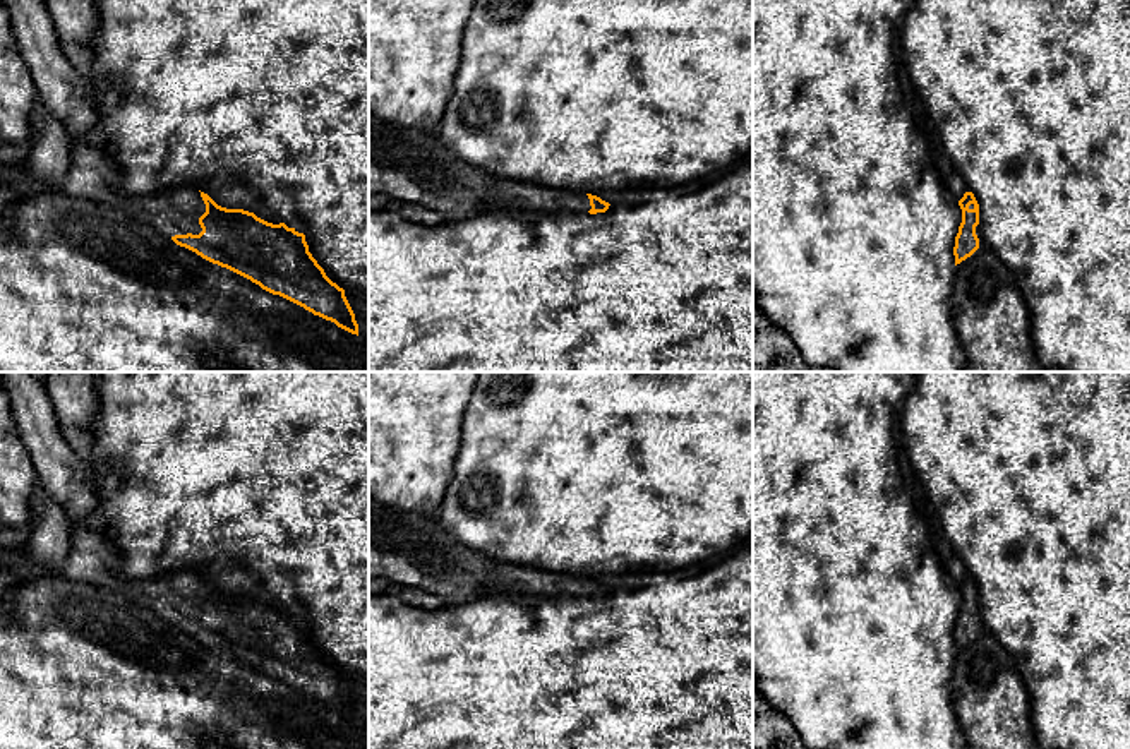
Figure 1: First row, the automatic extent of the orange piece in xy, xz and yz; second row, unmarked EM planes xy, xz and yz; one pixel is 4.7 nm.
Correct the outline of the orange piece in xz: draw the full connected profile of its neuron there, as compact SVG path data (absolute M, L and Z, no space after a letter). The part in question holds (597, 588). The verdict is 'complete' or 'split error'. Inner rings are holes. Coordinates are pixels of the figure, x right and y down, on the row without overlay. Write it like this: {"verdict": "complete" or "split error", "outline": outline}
{"verdict": "split error", "outline": "M502 562L494 574L494 586L504 584L514 593L544 596L583 595L590 598L605 596L609 586L597 579L562 571L542 571L528 564Z"}

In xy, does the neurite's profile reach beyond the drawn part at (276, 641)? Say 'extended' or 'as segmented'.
extended

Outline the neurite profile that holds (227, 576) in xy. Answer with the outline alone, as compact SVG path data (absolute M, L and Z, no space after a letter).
M214 562L199 567L199 574L207 578L218 590L226 593L243 593L252 596L261 579L243 566L231 562Z

